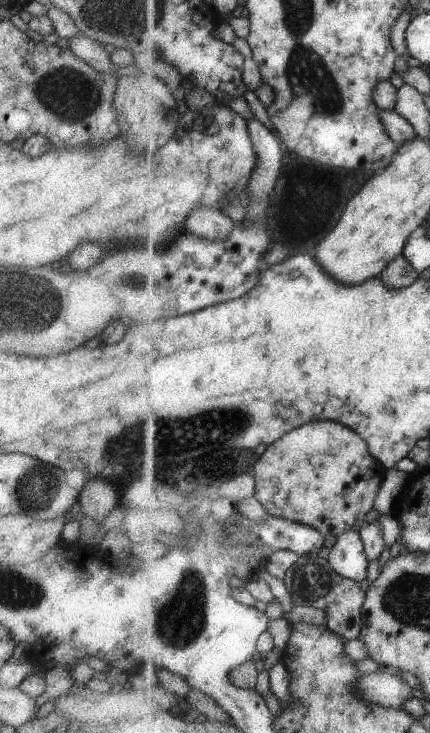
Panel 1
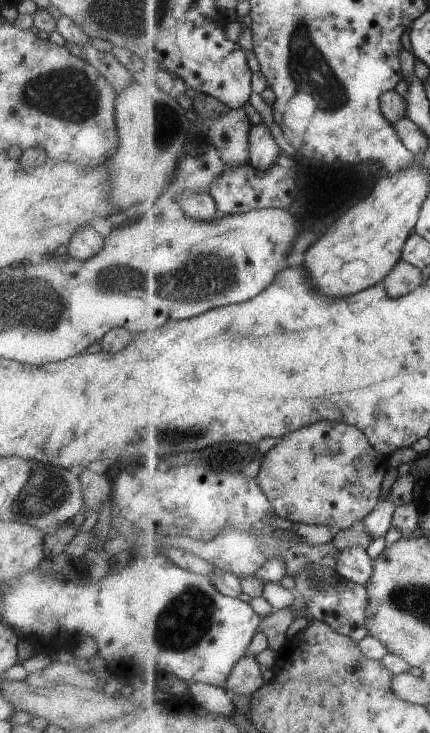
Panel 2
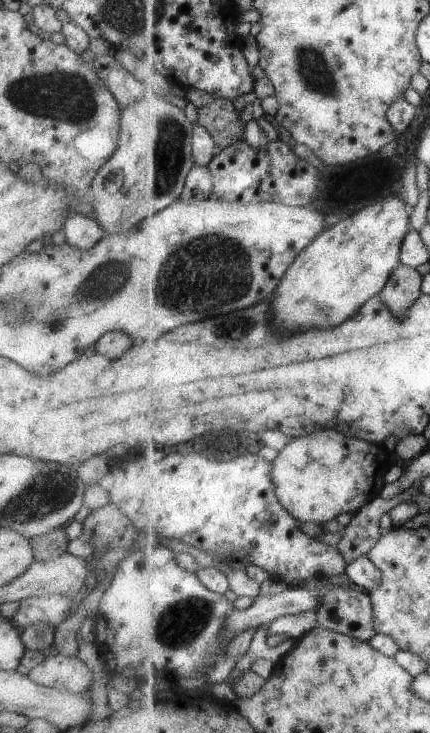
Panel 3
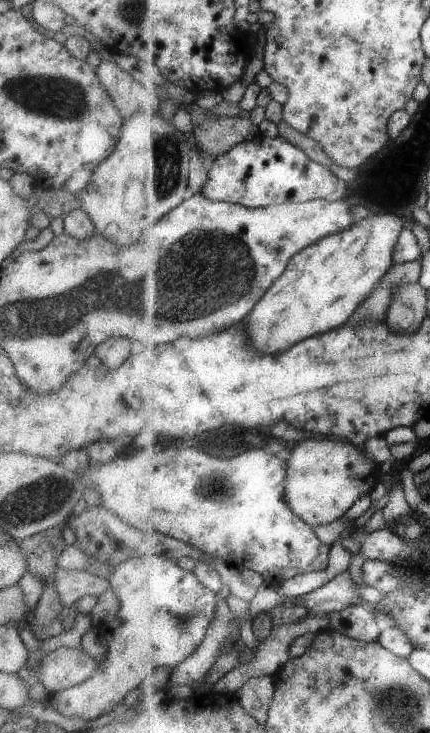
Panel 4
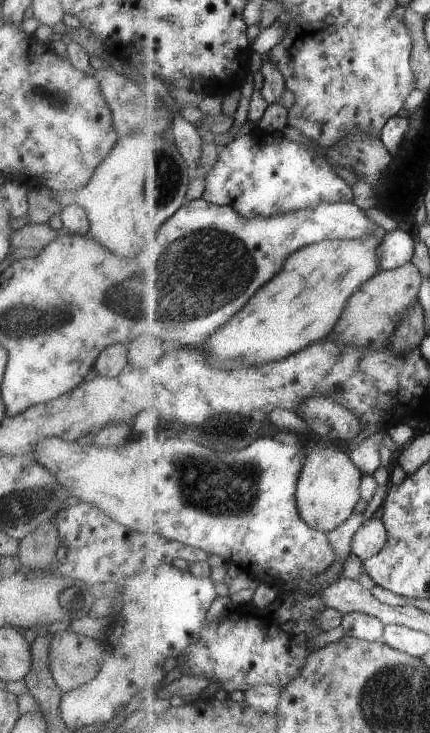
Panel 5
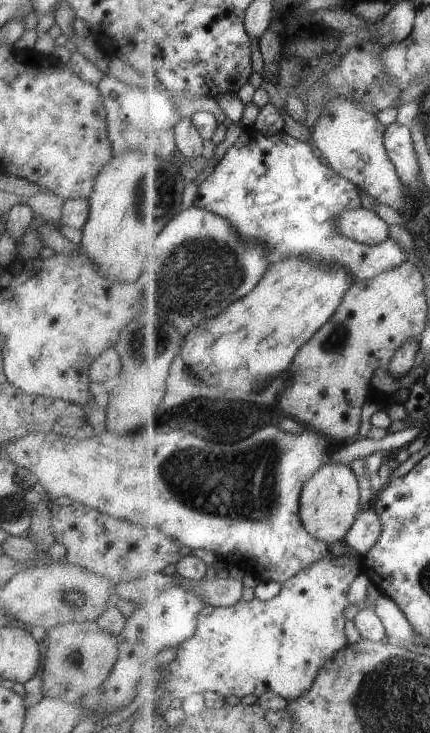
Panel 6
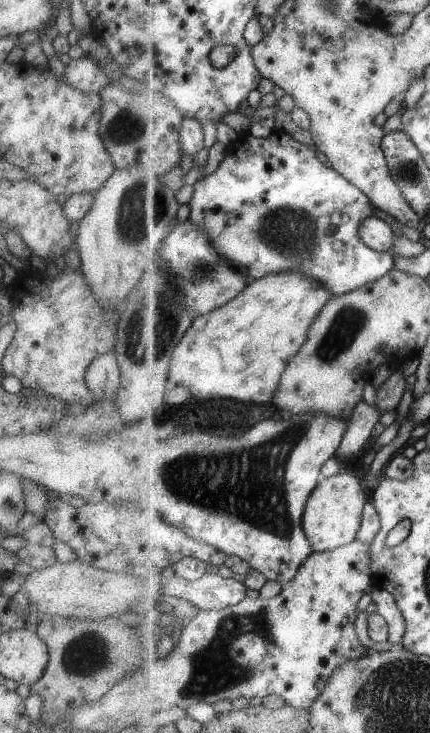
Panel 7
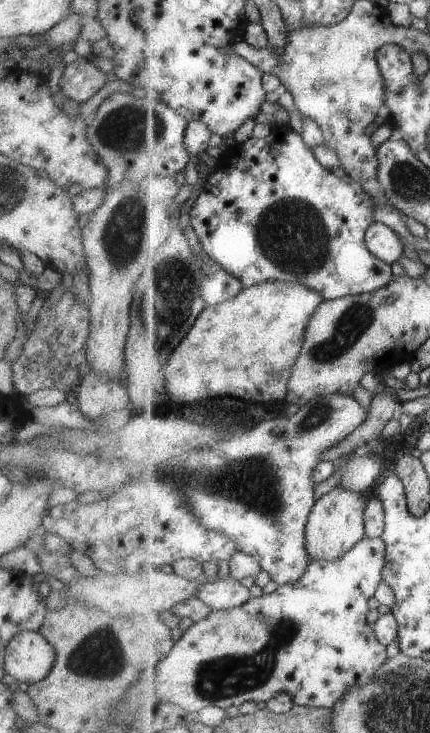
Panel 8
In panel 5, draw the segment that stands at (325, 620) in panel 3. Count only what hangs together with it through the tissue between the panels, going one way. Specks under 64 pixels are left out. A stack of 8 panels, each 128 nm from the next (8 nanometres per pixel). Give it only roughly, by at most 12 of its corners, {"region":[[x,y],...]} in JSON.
{"region":[[345,613],[345,636],[381,641],[386,627],[376,616]]}

